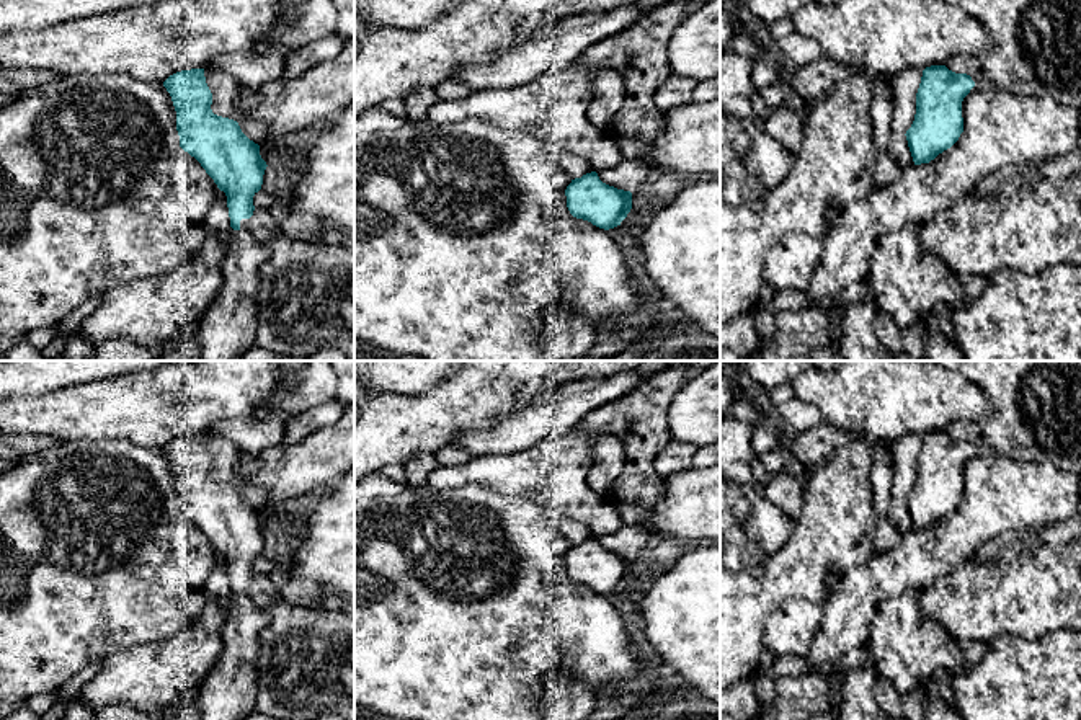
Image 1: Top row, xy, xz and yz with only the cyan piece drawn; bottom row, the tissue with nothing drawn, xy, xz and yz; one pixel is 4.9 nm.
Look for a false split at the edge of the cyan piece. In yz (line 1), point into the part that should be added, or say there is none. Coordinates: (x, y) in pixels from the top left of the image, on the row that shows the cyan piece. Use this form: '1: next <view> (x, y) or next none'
1: next none

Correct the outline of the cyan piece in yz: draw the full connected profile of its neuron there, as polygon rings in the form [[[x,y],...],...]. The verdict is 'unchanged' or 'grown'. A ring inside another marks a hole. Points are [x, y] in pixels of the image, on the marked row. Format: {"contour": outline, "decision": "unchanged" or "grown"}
{"contour": [[[945,65],[923,70],[914,121],[905,134],[914,165],[929,163],[959,140],[963,132],[962,101],[973,87],[970,75]]], "decision": "unchanged"}

